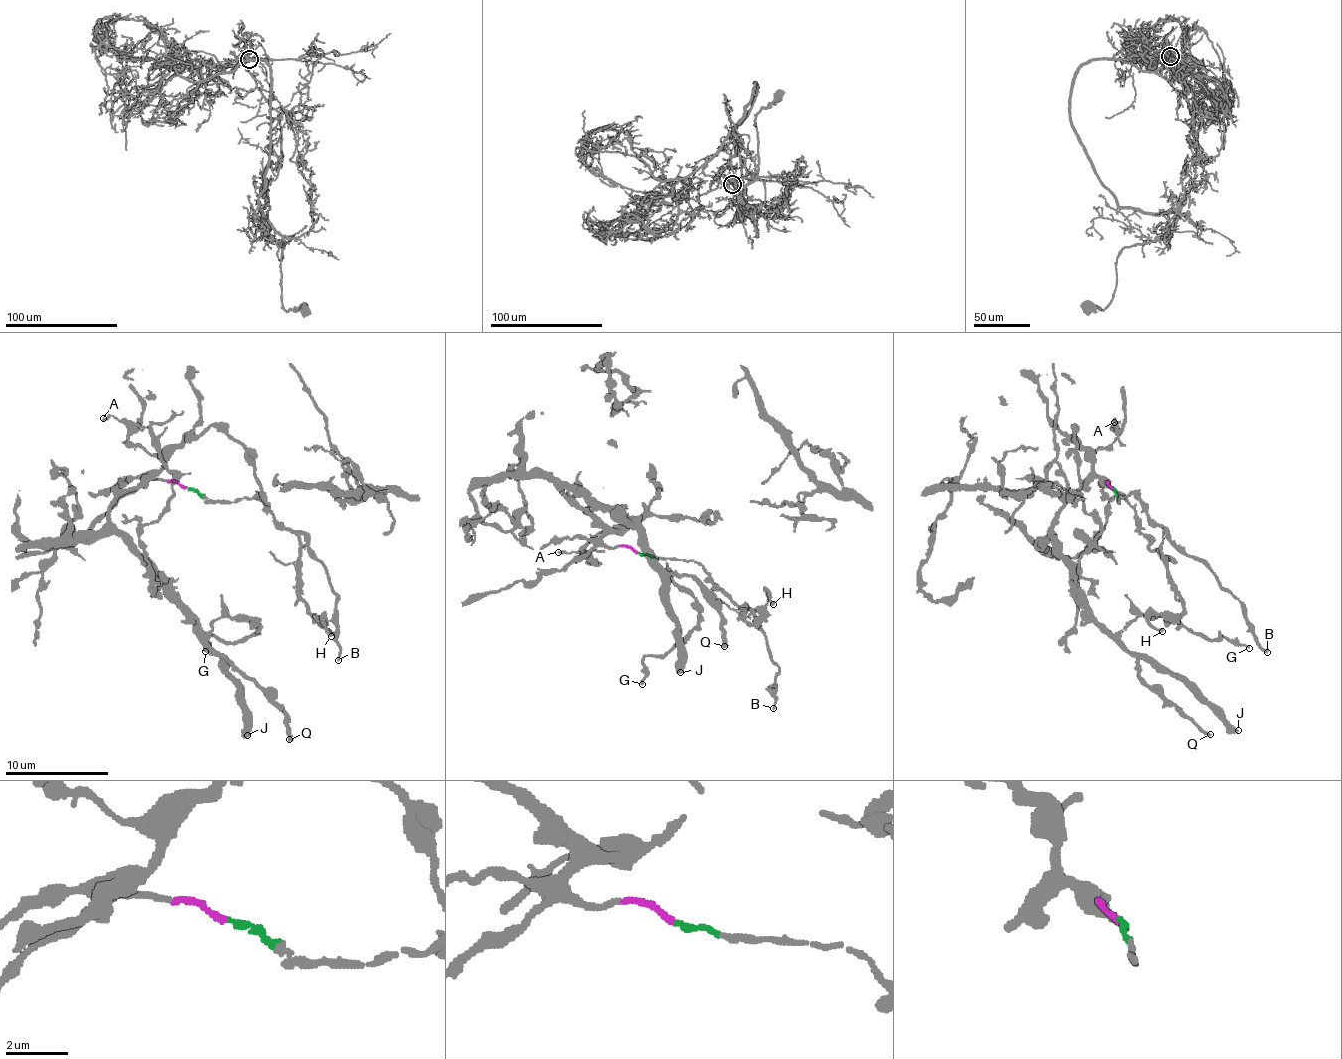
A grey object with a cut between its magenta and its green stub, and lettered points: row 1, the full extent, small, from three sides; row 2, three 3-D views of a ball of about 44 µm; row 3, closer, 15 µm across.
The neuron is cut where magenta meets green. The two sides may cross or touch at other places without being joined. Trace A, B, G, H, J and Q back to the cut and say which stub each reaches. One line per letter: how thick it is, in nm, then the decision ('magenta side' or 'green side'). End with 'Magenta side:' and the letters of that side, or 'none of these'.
A: calibre 200 nm; magenta side
B: calibre 180 nm; green side
G: calibre 180 nm; magenta side
H: calibre 200 nm; green side
J: calibre 500 nm; magenta side
Q: calibre 320 nm; magenta side
Magenta side: A, G, J, Q

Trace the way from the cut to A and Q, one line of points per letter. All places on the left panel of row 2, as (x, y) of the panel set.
A: (185, 488), (177, 483), (148, 477), (163, 462), (155, 454), (133, 444), (128, 429), (112, 416), (102, 419)
Q: (185, 488), (147, 475), (115, 500), (110, 520), (192, 619), (192, 627), (264, 690), (283, 714), (290, 738)

